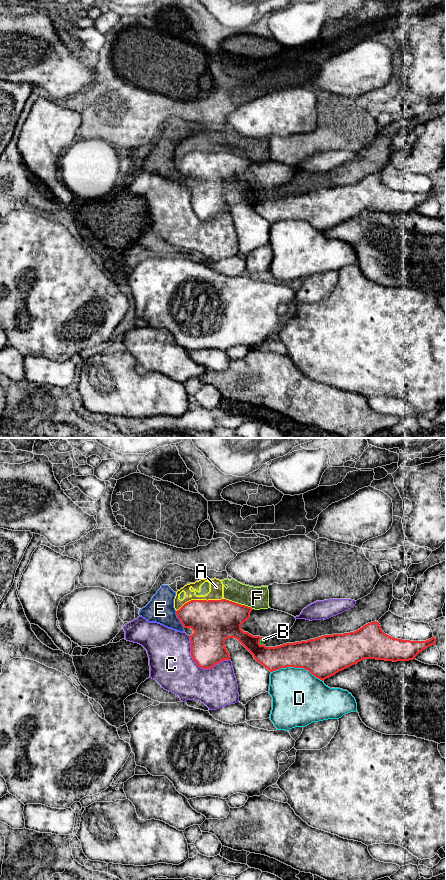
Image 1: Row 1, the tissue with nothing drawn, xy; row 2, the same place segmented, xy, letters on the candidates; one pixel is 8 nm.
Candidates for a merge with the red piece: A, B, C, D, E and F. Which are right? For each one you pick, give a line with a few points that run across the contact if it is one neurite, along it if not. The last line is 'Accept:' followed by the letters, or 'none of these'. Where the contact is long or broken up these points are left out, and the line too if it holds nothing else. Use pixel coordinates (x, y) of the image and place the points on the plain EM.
Accept: none of these

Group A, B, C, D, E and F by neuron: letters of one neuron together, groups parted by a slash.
A F / B / C / D / E

